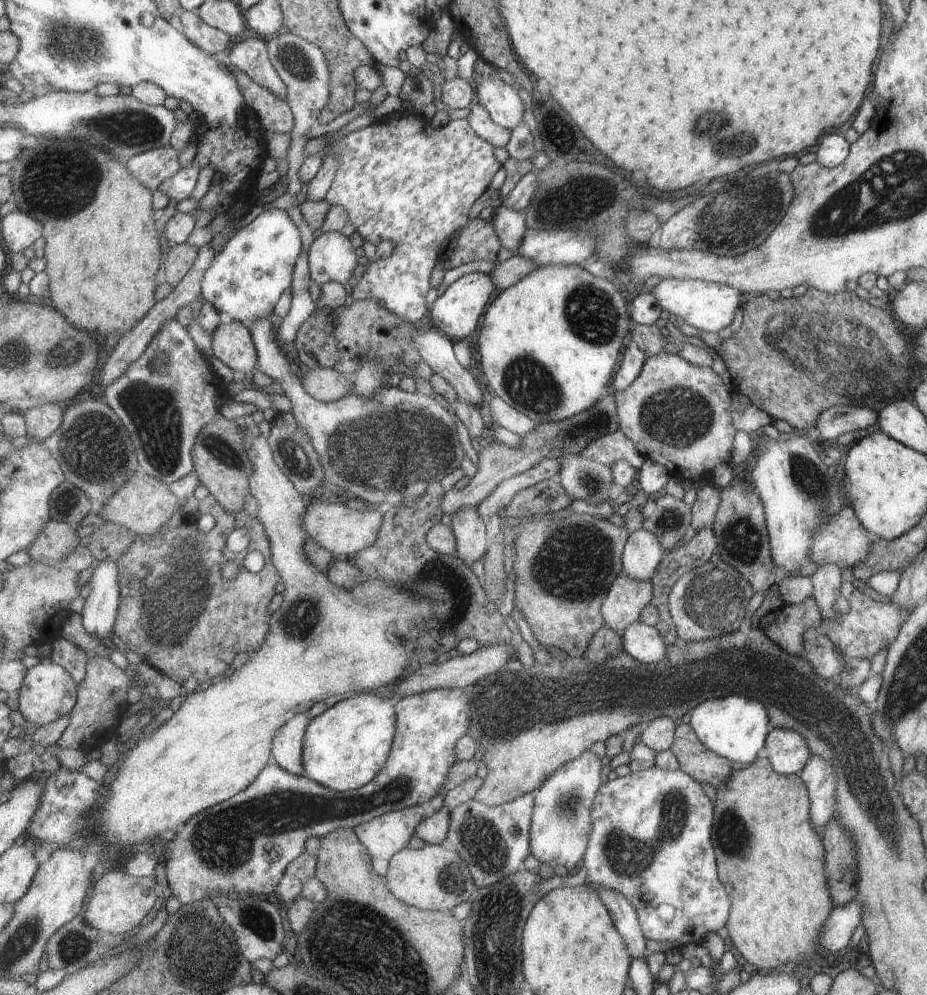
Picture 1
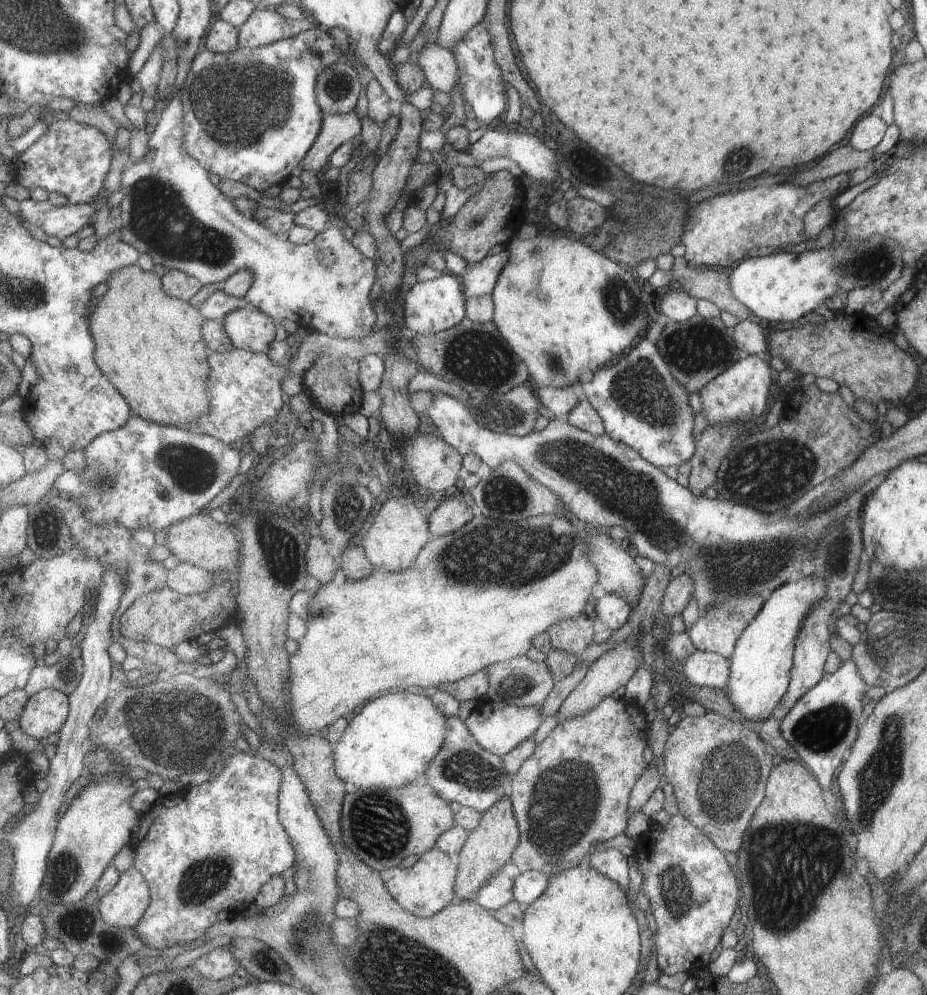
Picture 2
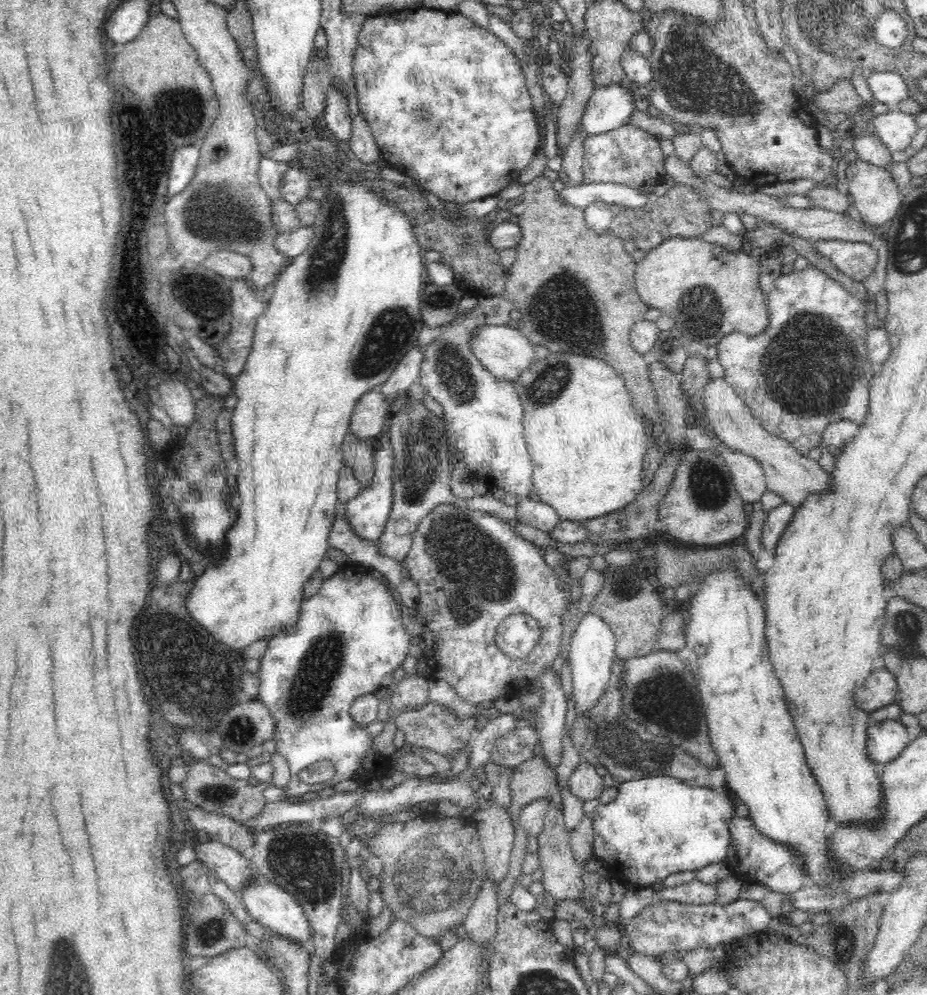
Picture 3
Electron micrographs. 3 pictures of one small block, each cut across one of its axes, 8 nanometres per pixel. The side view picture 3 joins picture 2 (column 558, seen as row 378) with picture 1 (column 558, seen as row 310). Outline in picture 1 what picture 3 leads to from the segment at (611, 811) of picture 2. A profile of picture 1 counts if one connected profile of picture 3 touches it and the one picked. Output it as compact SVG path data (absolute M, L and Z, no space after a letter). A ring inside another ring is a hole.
M587 750L581 758L569 762L567 766L559 768L535 794L537 810L531 824L531 848L533 858L539 862L557 868L565 866L569 872L577 868L577 864L587 856L591 832L595 828L593 808L595 800L605 784L603 776L603 762L599 752Z

